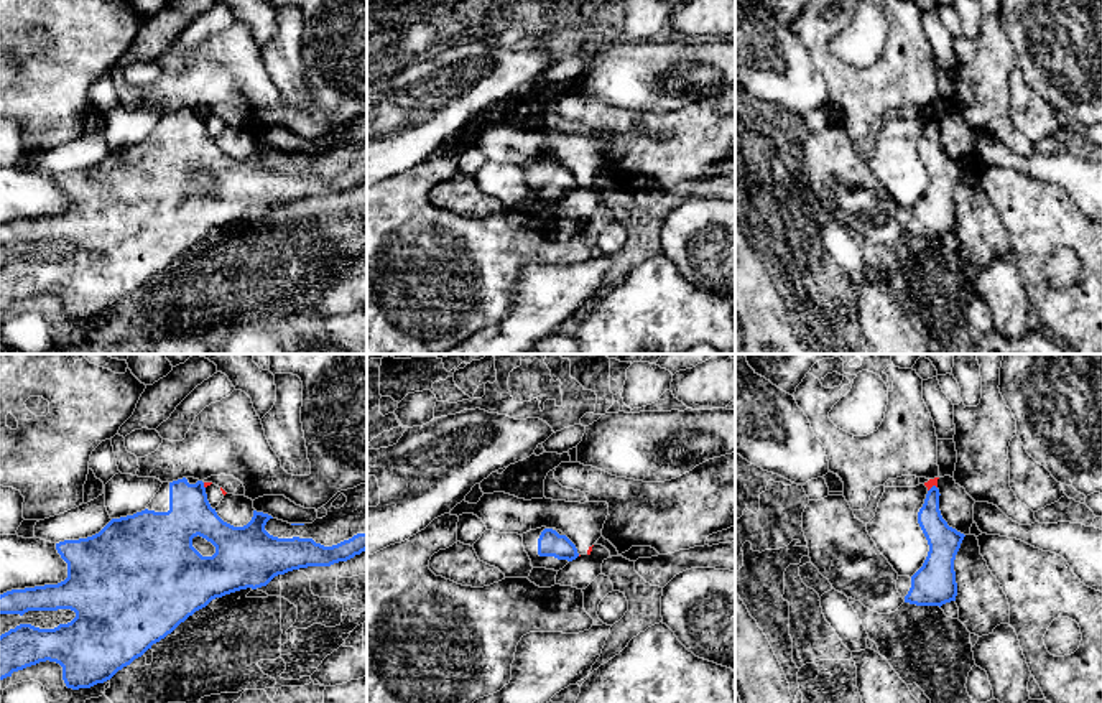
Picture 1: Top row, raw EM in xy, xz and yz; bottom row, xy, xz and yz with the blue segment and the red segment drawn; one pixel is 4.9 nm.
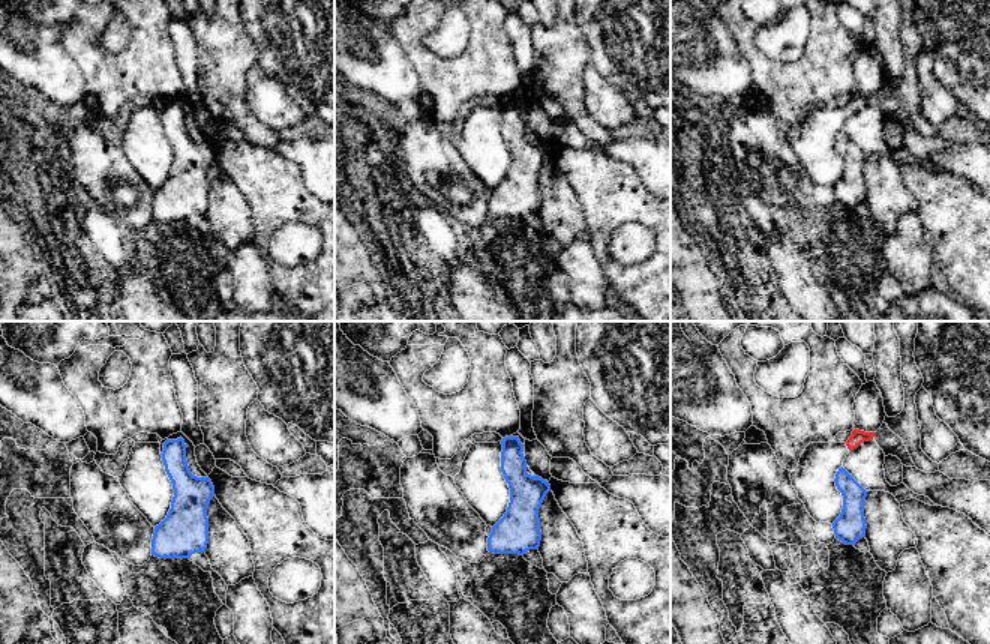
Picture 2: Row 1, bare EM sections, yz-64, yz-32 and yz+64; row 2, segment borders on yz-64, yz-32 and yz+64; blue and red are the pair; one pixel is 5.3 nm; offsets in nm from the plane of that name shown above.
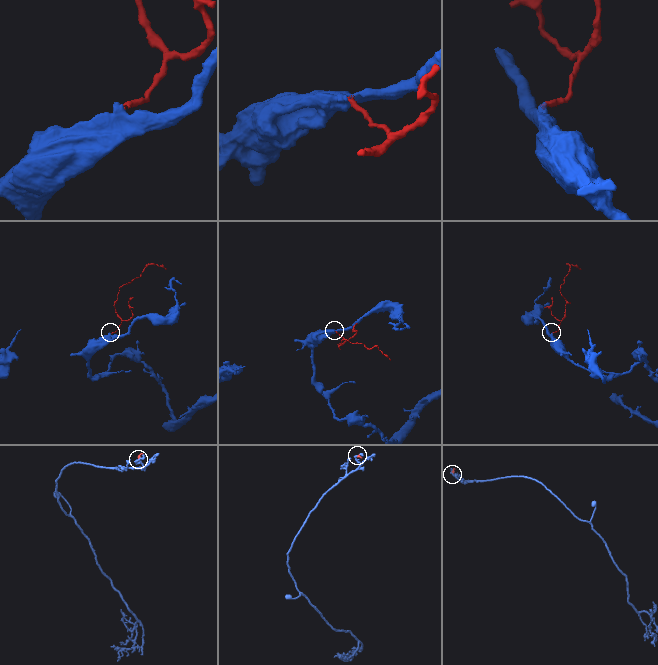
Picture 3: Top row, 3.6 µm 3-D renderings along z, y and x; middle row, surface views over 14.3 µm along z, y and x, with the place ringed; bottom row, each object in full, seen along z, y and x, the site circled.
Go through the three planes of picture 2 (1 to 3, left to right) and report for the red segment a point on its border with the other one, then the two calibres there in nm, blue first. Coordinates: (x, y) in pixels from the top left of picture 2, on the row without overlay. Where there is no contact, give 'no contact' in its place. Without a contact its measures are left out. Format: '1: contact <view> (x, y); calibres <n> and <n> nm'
1: no contact
2: no contact
3: no contact

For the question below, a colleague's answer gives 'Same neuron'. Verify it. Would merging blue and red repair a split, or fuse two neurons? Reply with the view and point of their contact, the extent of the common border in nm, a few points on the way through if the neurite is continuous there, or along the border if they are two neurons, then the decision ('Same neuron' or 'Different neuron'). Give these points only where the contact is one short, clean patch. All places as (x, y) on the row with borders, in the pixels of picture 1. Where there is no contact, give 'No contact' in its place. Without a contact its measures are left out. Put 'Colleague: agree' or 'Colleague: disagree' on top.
Colleague: disagree
Touches blue at yz (931, 488). Shared border 50 nm. Boundary: yz (936, 486), (928, 491). Different neuron

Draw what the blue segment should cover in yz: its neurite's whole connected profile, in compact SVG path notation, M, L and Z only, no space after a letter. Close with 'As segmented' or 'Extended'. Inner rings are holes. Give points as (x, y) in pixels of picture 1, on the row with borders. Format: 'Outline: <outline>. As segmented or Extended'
Outline: M933 486L918 512L929 552L923 566L911 576L911 588L905 596L905 603L916 606L941 608L957 596L954 560L965 535L942 519L939 496L939 489Z. As segmented

